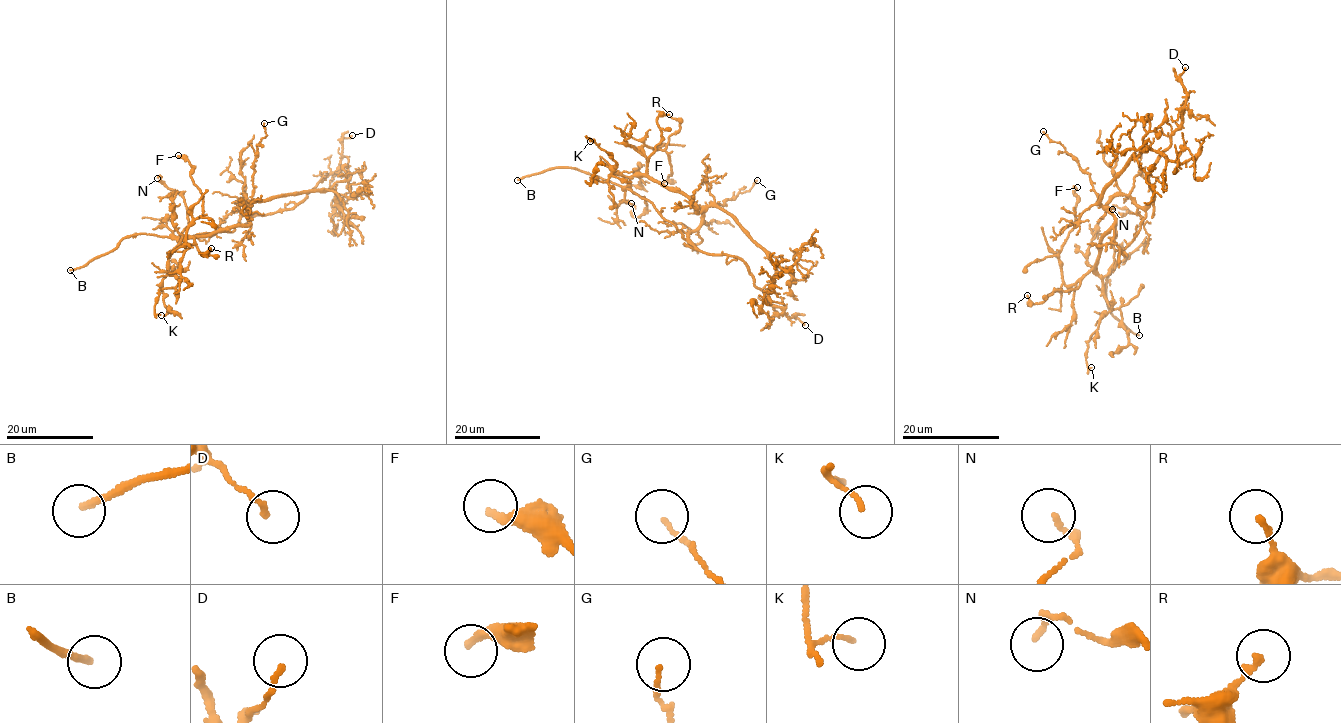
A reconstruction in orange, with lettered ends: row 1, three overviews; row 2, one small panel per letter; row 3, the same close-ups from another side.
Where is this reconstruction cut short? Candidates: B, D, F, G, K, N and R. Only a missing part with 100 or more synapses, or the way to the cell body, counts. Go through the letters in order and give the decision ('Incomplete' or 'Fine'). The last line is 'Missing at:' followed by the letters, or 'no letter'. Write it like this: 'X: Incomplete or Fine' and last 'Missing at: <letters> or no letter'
B: Incomplete
D: Fine
F: Fine
G: Fine
K: Fine
N: Fine
R: Fine
Missing at: B

